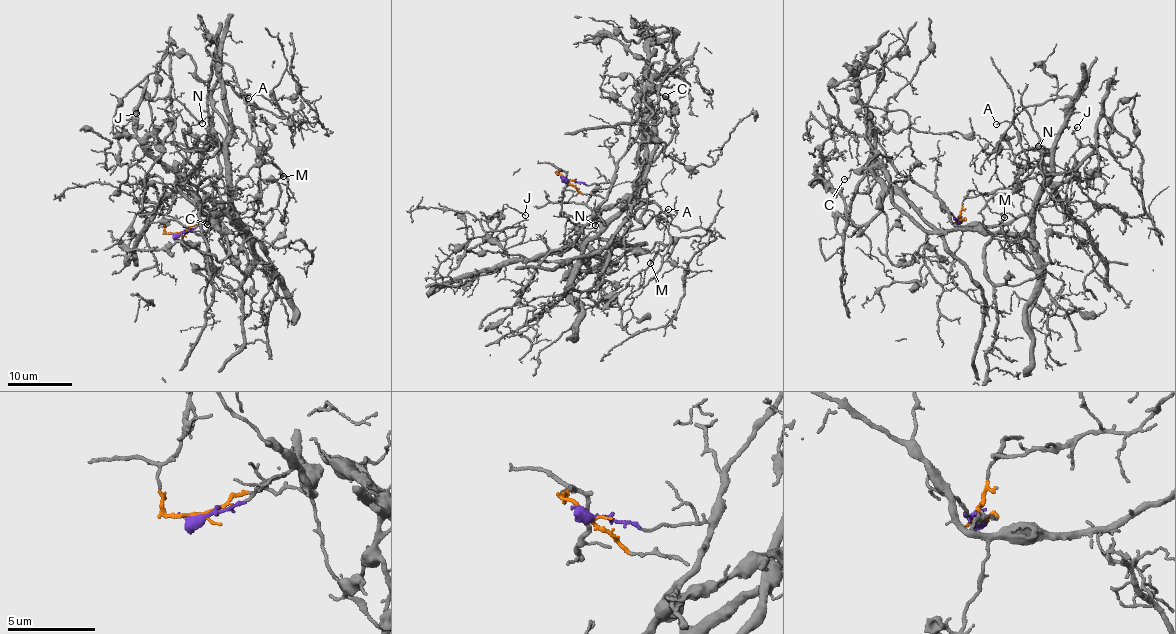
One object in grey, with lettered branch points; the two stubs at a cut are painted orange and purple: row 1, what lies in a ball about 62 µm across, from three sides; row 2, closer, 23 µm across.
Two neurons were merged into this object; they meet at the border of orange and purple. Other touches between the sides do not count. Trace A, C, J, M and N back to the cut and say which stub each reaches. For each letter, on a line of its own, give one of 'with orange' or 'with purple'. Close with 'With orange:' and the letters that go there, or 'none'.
A: with orange
C: with purple
J: with purple
M: with purple
N: with orange
With orange: A, N

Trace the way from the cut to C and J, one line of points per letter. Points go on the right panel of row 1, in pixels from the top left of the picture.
C: (959, 219), (954, 220), (937, 198), (879, 153), (843, 179)
J: (959, 219), (974, 228), (1029, 213), (1133, 98), (1127, 153), (1084, 145), (1077, 127)

